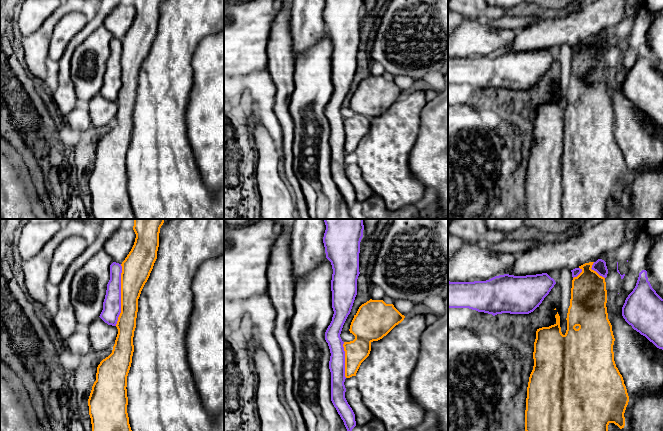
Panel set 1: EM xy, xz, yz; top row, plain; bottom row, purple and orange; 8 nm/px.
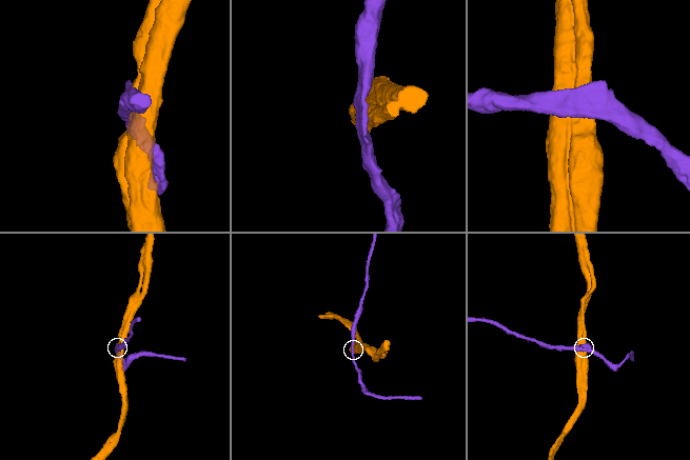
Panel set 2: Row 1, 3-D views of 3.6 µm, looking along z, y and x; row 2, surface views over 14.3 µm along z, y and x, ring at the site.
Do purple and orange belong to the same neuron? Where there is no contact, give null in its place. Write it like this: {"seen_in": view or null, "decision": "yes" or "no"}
{"seen_in": "xy", "decision": "no"}

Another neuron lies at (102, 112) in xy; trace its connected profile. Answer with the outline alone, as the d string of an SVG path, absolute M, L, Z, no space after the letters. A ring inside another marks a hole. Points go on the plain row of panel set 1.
M98 93L88 103L91 126L100 128L113 124L118 110L116 102L108 101Z

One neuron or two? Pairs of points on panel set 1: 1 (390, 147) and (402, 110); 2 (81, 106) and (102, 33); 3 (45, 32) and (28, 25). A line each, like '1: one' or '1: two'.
1: one
2: two
3: two

